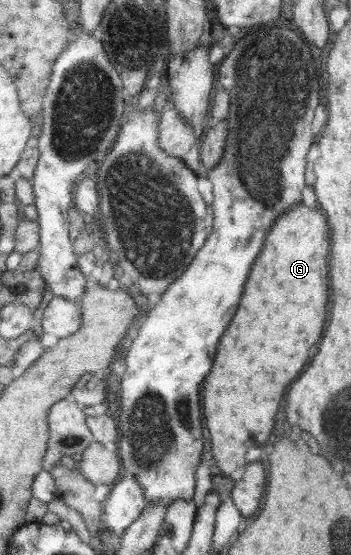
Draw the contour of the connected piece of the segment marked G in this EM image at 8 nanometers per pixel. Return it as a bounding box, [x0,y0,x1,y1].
[203,204,329,477]

